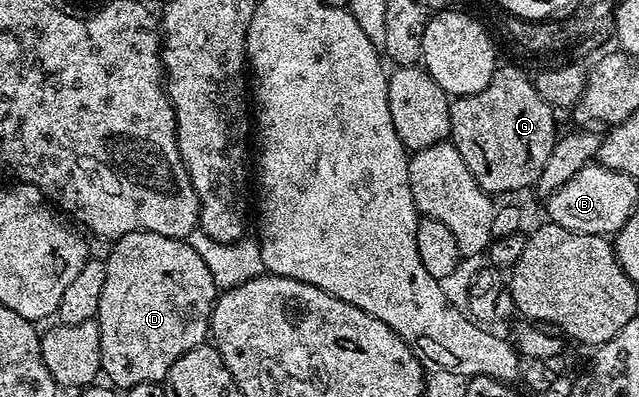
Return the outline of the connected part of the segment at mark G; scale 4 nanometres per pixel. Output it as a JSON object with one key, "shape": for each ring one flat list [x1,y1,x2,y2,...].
{"shape":[[514,64,495,67,492,78,484,90,475,96,460,96,450,100,450,135,449,143,460,150,464,166,476,178,478,185,491,194,497,192,518,192,526,183,538,179,544,170,548,156,552,154,554,144,560,137,558,124,554,121,556,110,536,90,534,80,526,77]]}

